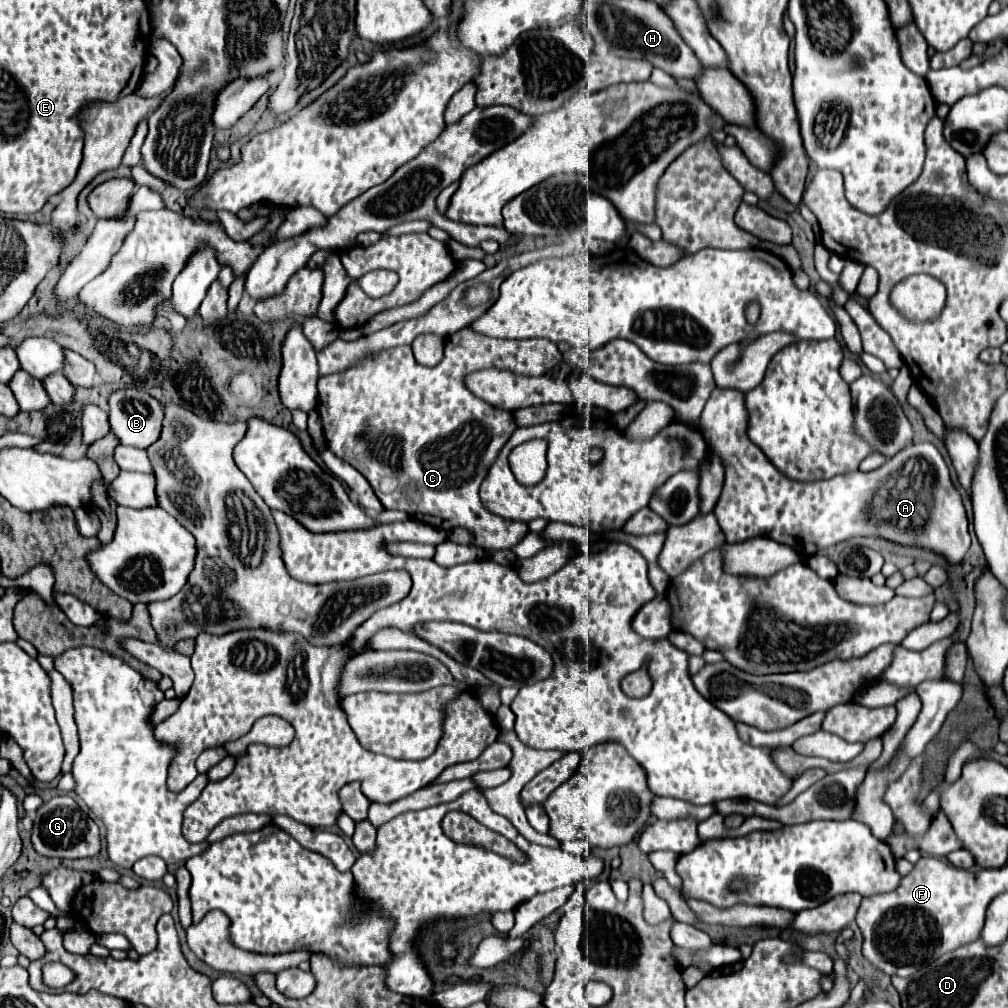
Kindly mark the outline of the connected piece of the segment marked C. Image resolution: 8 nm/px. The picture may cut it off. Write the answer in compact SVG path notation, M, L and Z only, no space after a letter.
M463 327L447 337L445 357L435 367L419 365L413 357L411 345L403 345L383 351L355 369L321 377L317 411L323 419L329 449L353 465L371 483L385 509L405 511L413 519L443 531L465 527L475 535L477 547L489 553L503 551L517 545L529 533L529 527L523 521L503 521L503 517L487 513L479 501L479 487L499 449L507 443L507 437L511 437L511 433L519 427L513 411L499 409L479 397L473 397L465 385L465 377L481 369L503 369L515 375L541 377L561 363L561 359L557 345L547 339L493 339L473 331L471 327Z

